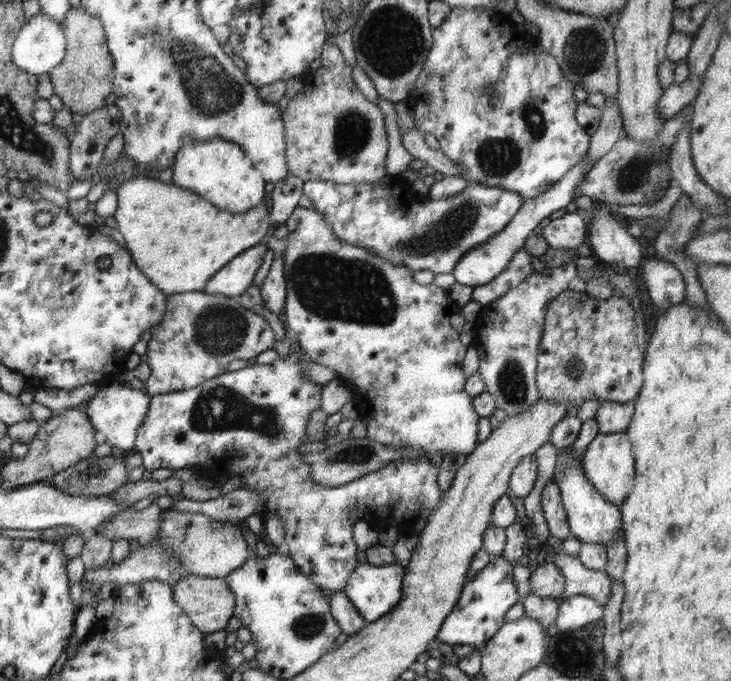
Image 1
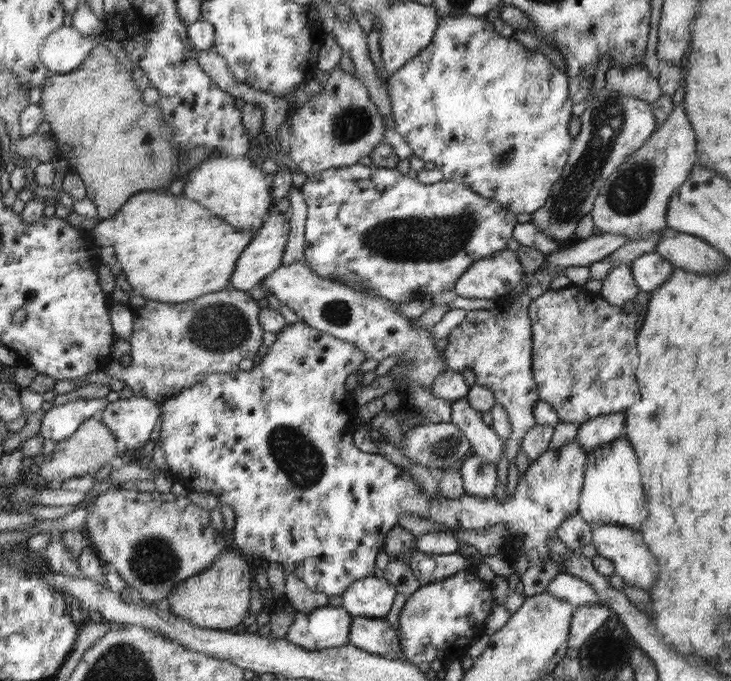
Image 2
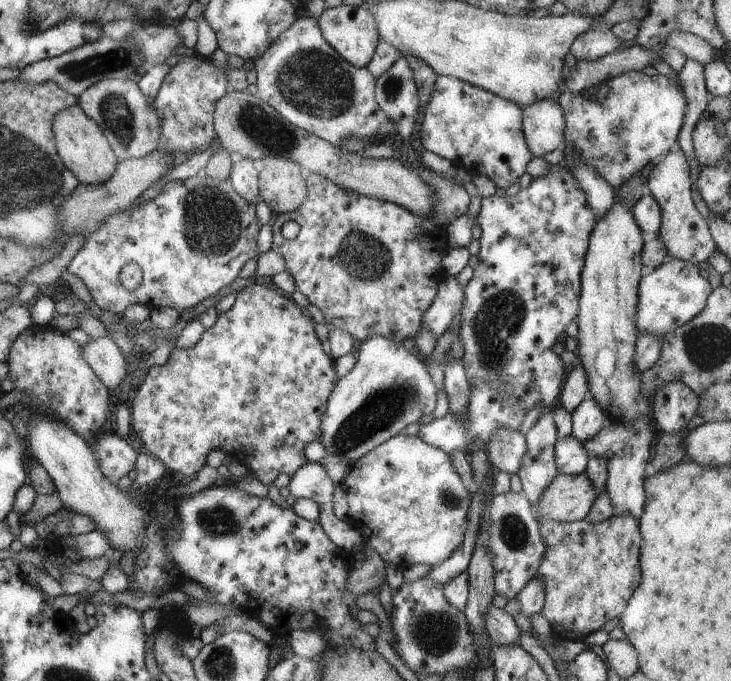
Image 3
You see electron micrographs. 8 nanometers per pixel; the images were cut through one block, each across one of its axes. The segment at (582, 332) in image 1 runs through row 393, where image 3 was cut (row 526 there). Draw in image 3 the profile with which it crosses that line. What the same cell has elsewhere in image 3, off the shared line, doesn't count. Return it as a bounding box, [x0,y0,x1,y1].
[537,514,641,641]

